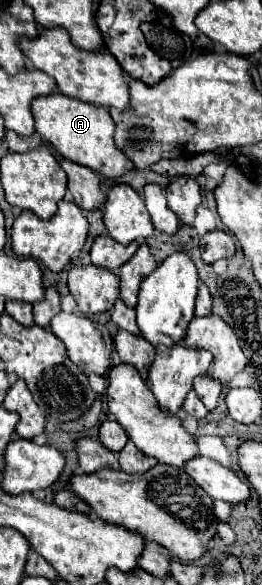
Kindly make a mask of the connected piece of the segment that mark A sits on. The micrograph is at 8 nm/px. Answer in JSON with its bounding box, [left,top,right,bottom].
[31,94,133,180]

